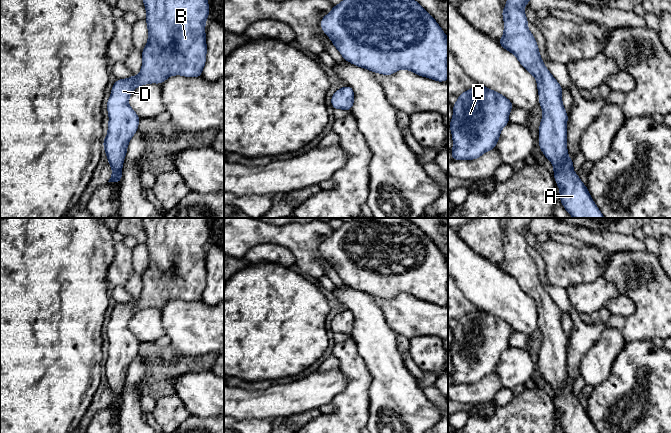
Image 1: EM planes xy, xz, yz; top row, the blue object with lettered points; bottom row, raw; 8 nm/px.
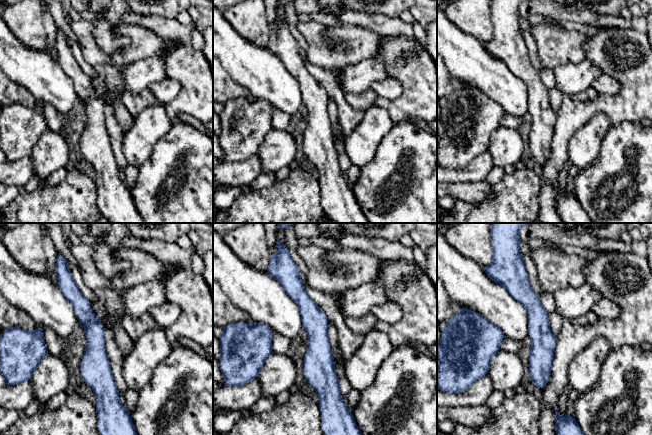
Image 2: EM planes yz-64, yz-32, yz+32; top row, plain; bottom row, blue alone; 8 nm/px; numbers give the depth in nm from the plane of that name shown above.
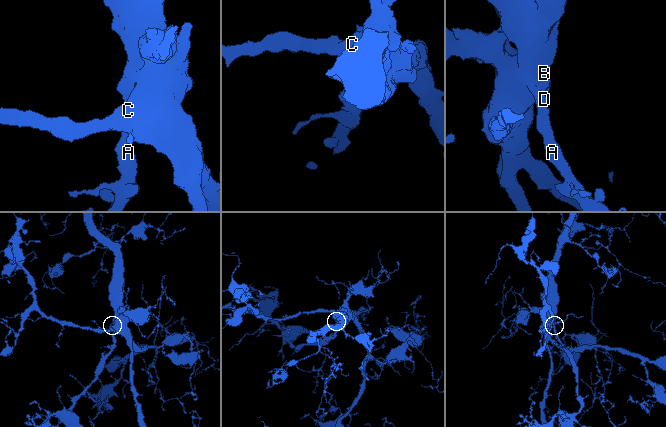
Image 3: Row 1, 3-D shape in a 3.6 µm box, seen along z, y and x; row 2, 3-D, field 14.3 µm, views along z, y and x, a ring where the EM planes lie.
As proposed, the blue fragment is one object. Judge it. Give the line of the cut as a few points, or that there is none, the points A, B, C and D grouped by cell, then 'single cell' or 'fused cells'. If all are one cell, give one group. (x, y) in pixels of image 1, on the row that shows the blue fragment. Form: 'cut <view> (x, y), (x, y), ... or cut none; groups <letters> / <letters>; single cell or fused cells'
cut none; groups A B C D; single cell

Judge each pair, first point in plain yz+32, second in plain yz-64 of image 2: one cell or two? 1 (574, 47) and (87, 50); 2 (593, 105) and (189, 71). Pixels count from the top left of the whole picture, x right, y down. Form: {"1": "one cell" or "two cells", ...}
{"1": "one cell", "2": "one cell"}

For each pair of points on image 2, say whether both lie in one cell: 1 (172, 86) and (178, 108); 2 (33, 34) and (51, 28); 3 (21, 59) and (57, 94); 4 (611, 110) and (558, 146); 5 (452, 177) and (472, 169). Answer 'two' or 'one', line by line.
1: two
2: two
3: one
4: one
5: one

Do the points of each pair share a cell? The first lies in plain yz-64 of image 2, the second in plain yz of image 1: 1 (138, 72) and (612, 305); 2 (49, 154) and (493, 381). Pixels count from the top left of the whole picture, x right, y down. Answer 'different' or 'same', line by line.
1: different
2: different

